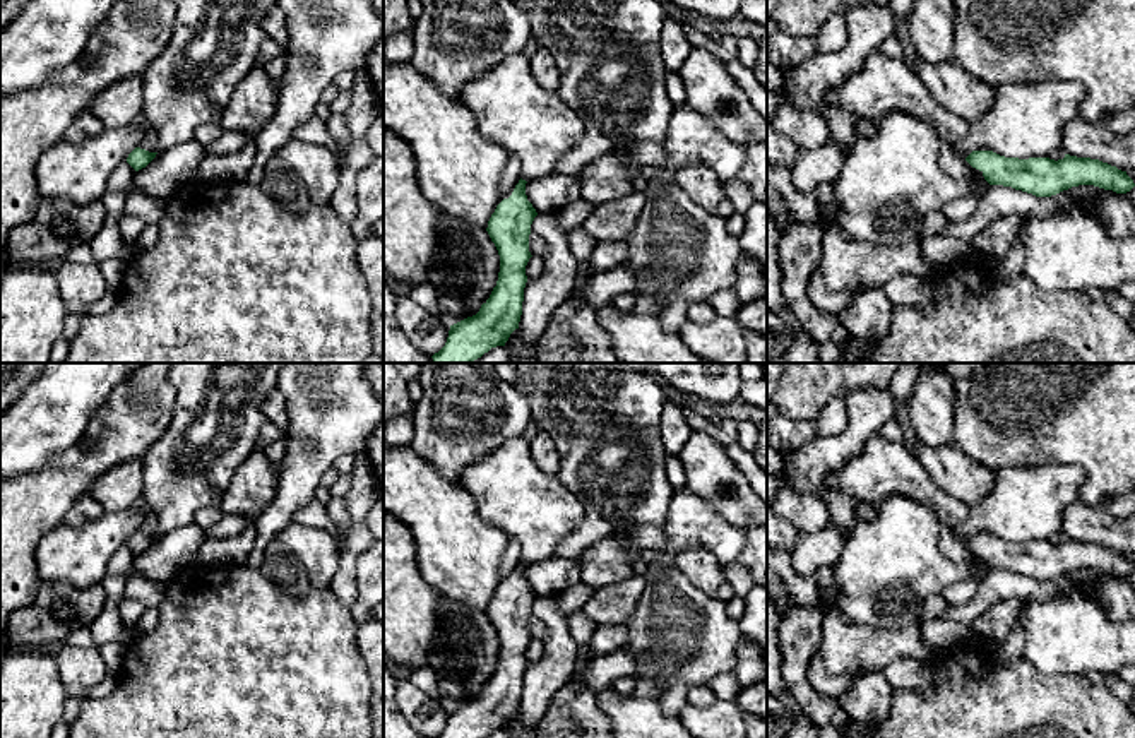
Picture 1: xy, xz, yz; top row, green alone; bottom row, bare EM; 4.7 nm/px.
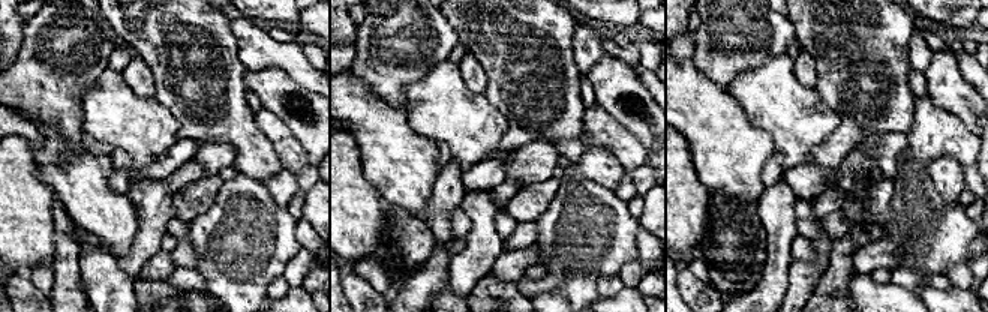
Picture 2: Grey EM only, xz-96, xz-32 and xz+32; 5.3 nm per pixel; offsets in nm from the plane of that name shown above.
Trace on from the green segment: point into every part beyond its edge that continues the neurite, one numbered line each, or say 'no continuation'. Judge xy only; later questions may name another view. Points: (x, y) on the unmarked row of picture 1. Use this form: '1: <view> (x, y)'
1: xy (149, 523)

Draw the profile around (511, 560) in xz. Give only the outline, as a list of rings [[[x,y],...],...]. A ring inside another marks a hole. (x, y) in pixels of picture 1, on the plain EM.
[[[510,539],[500,562],[500,580],[508,582],[519,563],[520,563],[520,545],[515,539]]]

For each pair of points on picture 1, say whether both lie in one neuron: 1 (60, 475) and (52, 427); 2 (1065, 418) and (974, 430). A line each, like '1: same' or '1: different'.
1: different
2: same

